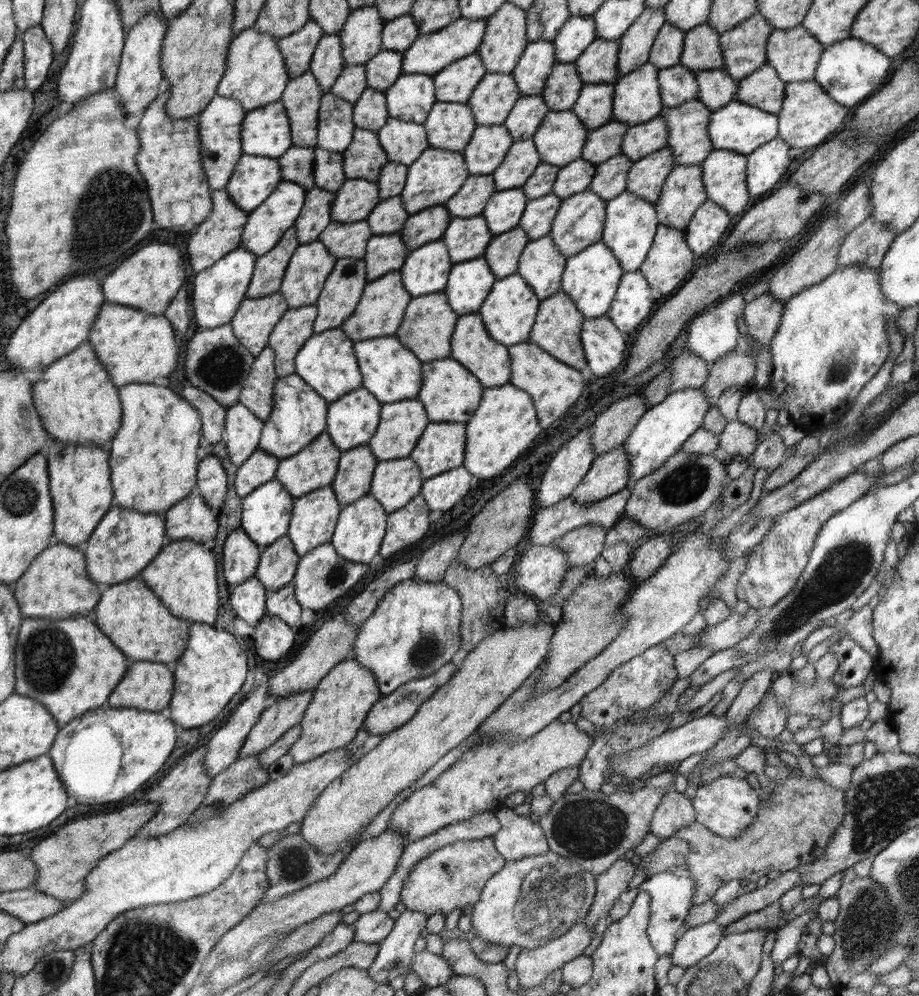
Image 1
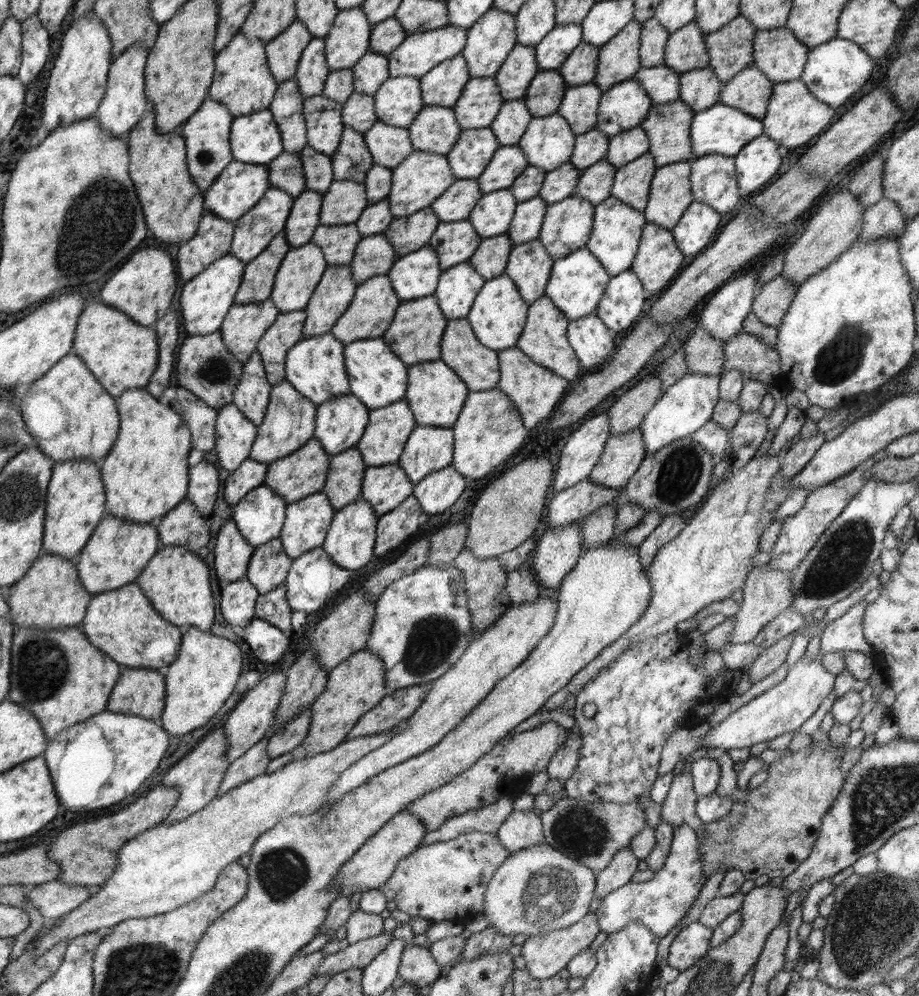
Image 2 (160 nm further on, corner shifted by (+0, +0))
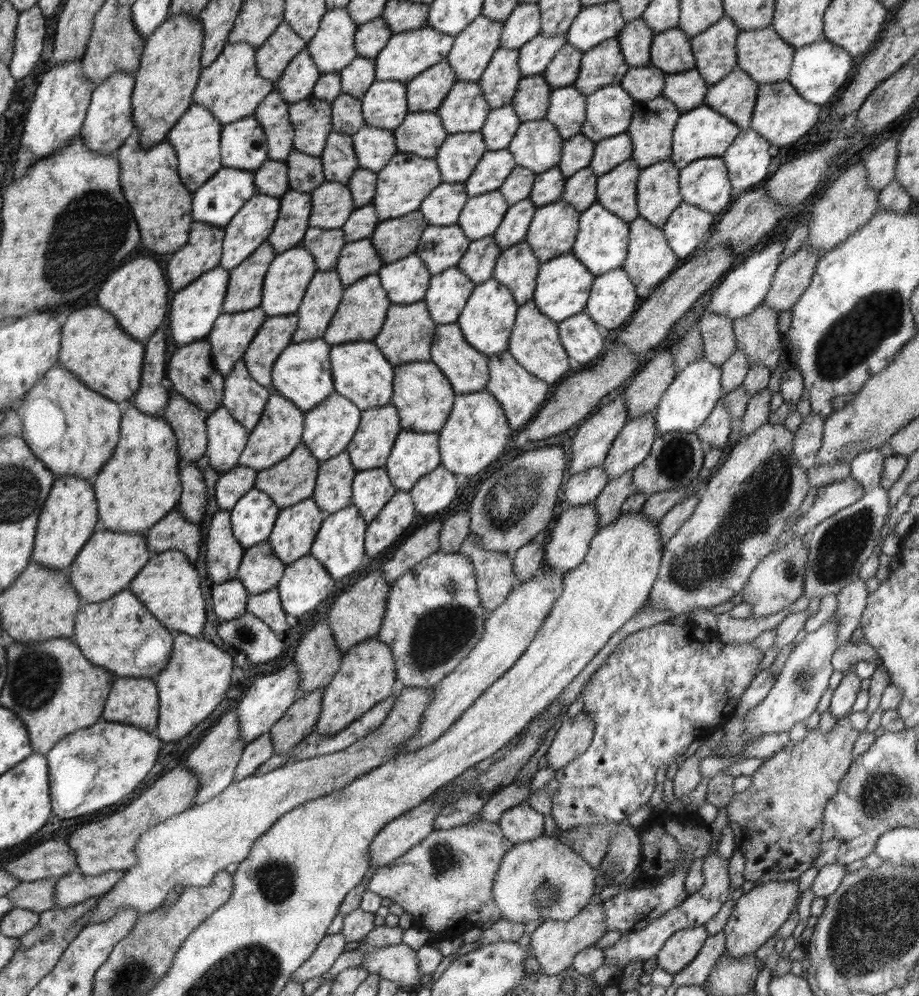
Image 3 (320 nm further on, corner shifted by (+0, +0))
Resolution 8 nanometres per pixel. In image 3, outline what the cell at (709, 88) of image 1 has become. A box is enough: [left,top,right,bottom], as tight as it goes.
[662,68,709,113]

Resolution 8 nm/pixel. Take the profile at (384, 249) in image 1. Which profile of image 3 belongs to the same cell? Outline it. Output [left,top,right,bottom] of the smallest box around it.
[335,237,384,287]

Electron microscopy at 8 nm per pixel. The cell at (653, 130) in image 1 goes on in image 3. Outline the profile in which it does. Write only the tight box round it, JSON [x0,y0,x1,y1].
[589,132,633,176]

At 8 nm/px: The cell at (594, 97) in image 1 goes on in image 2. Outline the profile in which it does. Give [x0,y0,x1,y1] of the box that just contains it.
[557,82,602,134]

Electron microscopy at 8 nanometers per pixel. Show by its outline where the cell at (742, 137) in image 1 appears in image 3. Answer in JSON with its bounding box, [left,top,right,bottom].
[669,106,742,169]

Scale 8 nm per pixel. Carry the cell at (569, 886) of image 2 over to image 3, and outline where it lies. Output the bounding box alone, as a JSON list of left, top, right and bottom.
[493,835,595,922]

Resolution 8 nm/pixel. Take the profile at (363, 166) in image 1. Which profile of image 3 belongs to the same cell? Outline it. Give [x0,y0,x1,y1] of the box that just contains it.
[319,132,359,185]

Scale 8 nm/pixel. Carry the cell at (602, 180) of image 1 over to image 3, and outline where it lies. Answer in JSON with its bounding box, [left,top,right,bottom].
[560,166,597,212]

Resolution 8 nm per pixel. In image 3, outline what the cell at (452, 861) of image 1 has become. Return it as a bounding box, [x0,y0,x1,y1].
[367,821,512,974]

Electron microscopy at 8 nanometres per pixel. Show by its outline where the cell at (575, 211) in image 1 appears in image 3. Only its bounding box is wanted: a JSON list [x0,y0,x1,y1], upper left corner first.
[525,200,580,263]

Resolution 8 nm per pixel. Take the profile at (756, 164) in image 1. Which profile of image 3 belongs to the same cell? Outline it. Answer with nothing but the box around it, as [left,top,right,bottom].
[722,128,772,201]

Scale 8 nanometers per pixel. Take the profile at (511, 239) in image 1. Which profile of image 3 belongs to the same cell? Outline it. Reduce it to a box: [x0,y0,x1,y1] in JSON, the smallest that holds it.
[458,235,502,284]

